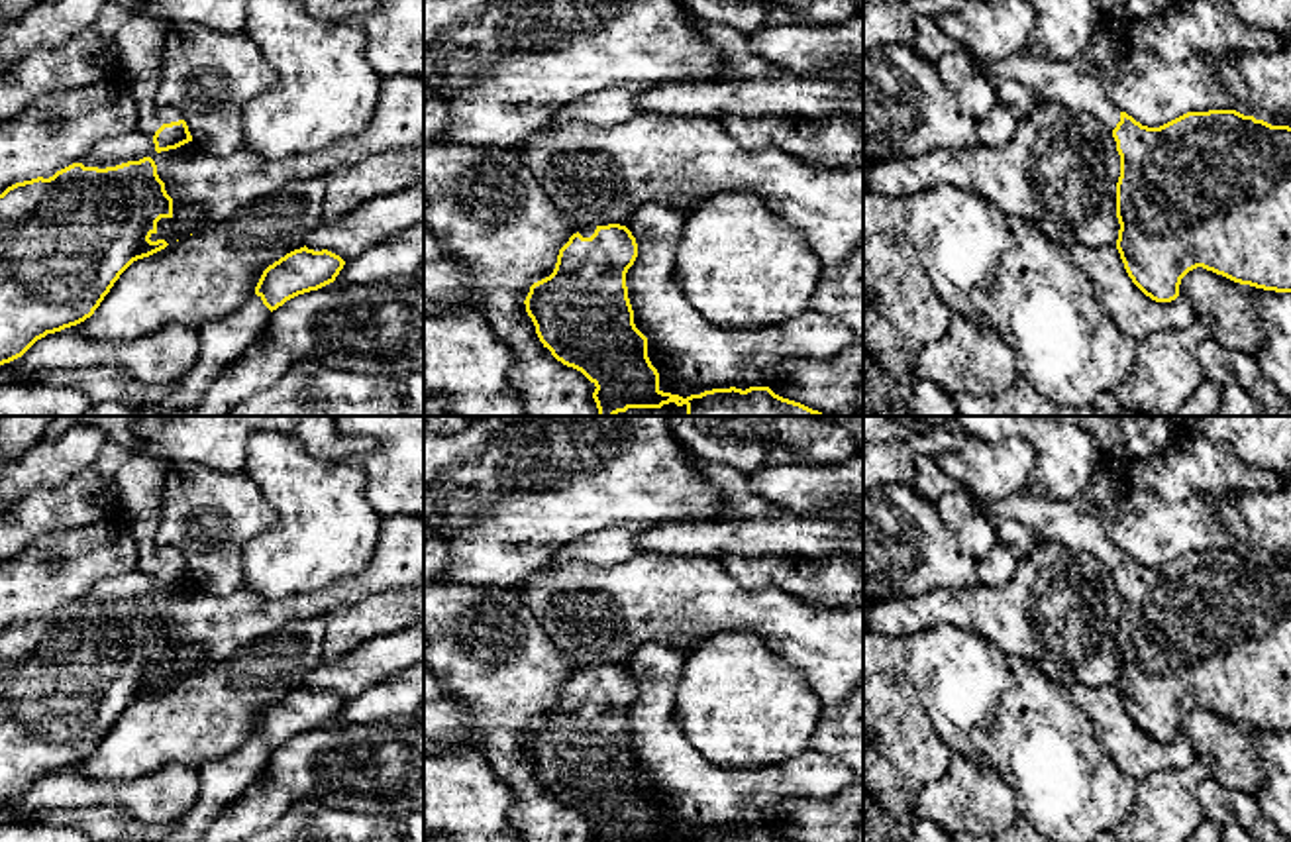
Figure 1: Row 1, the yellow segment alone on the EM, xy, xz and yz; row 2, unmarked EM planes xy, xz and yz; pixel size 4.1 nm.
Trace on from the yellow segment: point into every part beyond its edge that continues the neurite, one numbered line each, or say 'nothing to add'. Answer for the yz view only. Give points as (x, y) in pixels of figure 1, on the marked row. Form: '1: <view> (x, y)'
1: yz (1072, 83)

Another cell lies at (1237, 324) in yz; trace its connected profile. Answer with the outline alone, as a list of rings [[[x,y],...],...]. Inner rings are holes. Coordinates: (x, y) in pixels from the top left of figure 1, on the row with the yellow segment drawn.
[[[1197,267],[1179,285],[1197,316],[1213,320],[1213,338],[1224,349],[1254,355],[1265,332],[1250,290],[1222,275]]]

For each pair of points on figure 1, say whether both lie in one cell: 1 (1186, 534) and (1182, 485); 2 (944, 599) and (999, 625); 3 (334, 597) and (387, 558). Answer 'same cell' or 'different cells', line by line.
1: different cells
2: same cell
3: same cell

